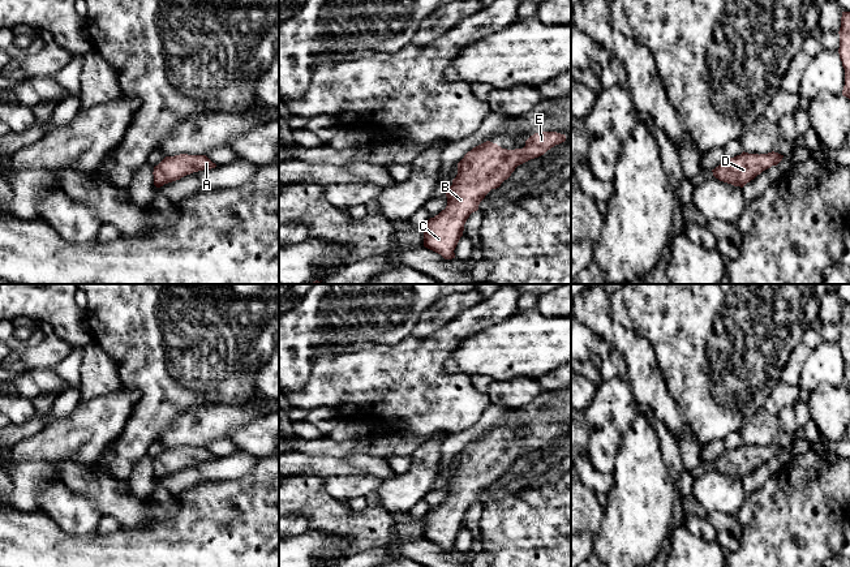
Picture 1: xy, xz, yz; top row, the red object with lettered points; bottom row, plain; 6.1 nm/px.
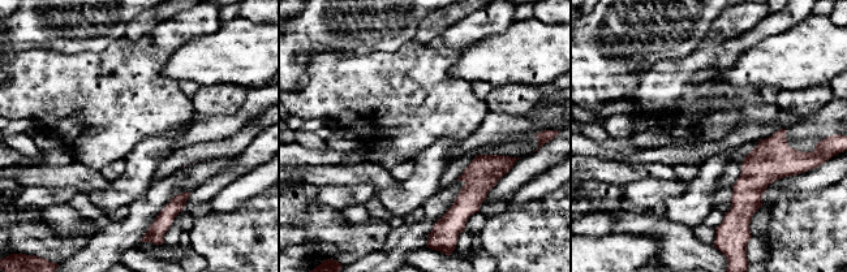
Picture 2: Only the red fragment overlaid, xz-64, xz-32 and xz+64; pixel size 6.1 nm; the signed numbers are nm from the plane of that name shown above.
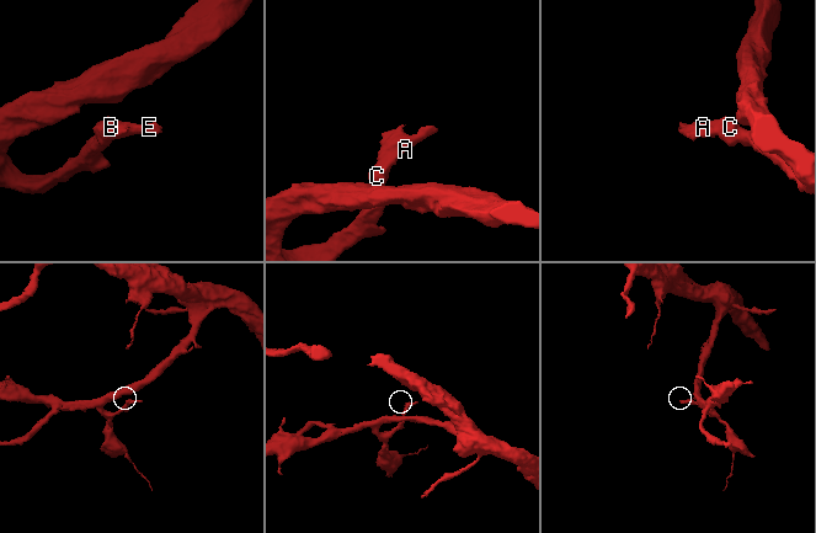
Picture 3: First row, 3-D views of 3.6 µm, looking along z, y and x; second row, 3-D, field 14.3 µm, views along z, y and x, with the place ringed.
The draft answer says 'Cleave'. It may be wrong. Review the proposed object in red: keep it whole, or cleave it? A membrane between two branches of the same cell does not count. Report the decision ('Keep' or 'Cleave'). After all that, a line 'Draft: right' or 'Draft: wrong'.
Keep
Draft: wrong

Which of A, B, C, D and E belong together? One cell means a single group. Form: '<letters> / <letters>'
A B C D E

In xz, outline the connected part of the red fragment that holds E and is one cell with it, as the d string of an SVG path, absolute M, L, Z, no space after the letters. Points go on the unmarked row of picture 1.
M542 424L531 428L523 441L507 442L490 433L473 439L458 455L458 467L446 485L446 501L425 516L424 538L445 551L455 550L464 516L485 487L499 480L518 458L564 433L564 426Z

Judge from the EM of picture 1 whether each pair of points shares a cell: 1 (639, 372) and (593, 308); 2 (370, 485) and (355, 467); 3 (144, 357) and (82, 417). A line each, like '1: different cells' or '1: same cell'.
1: same cell
2: different cells
3: different cells

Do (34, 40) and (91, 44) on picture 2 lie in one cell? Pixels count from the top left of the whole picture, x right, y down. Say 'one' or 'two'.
one

